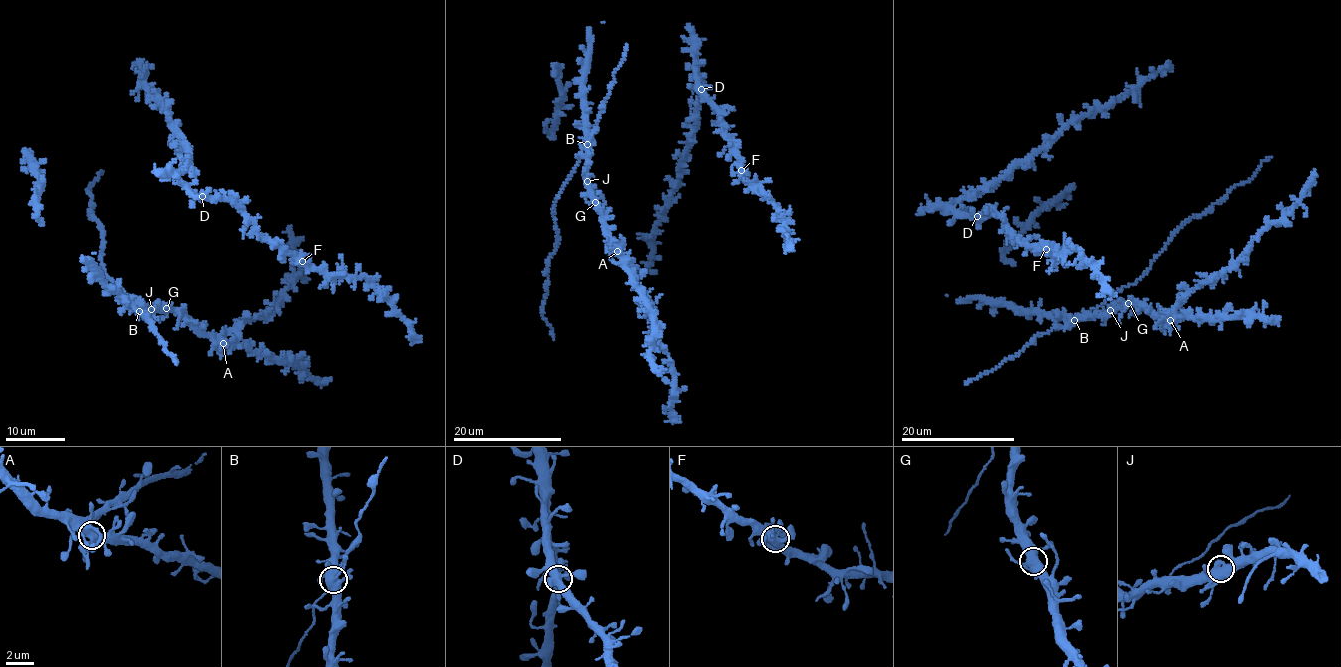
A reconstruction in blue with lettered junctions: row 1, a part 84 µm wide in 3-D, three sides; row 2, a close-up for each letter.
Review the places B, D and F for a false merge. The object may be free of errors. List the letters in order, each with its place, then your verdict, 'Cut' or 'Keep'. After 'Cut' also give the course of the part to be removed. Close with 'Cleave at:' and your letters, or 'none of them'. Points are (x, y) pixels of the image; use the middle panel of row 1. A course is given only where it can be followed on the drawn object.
B: Place: (587, 144). Keep
D: Place: (701, 89). Keep
F: Place: (741, 170). Keep
Cleave at: none of them

